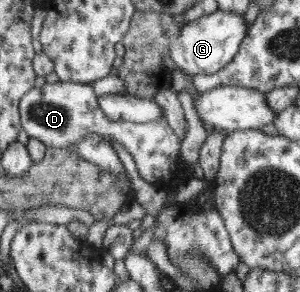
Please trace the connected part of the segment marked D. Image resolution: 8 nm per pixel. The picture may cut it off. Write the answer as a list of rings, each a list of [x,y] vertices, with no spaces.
[[[76,82],[46,83],[42,88],[34,88],[21,98],[21,125],[29,138],[36,138],[52,148],[70,148],[88,136],[98,134],[106,142],[118,142],[135,160],[138,174],[158,190],[166,192],[176,189],[192,175],[187,165],[180,159],[180,136],[168,125],[166,117],[145,123],[110,119],[97,101],[97,93],[91,84]]]

